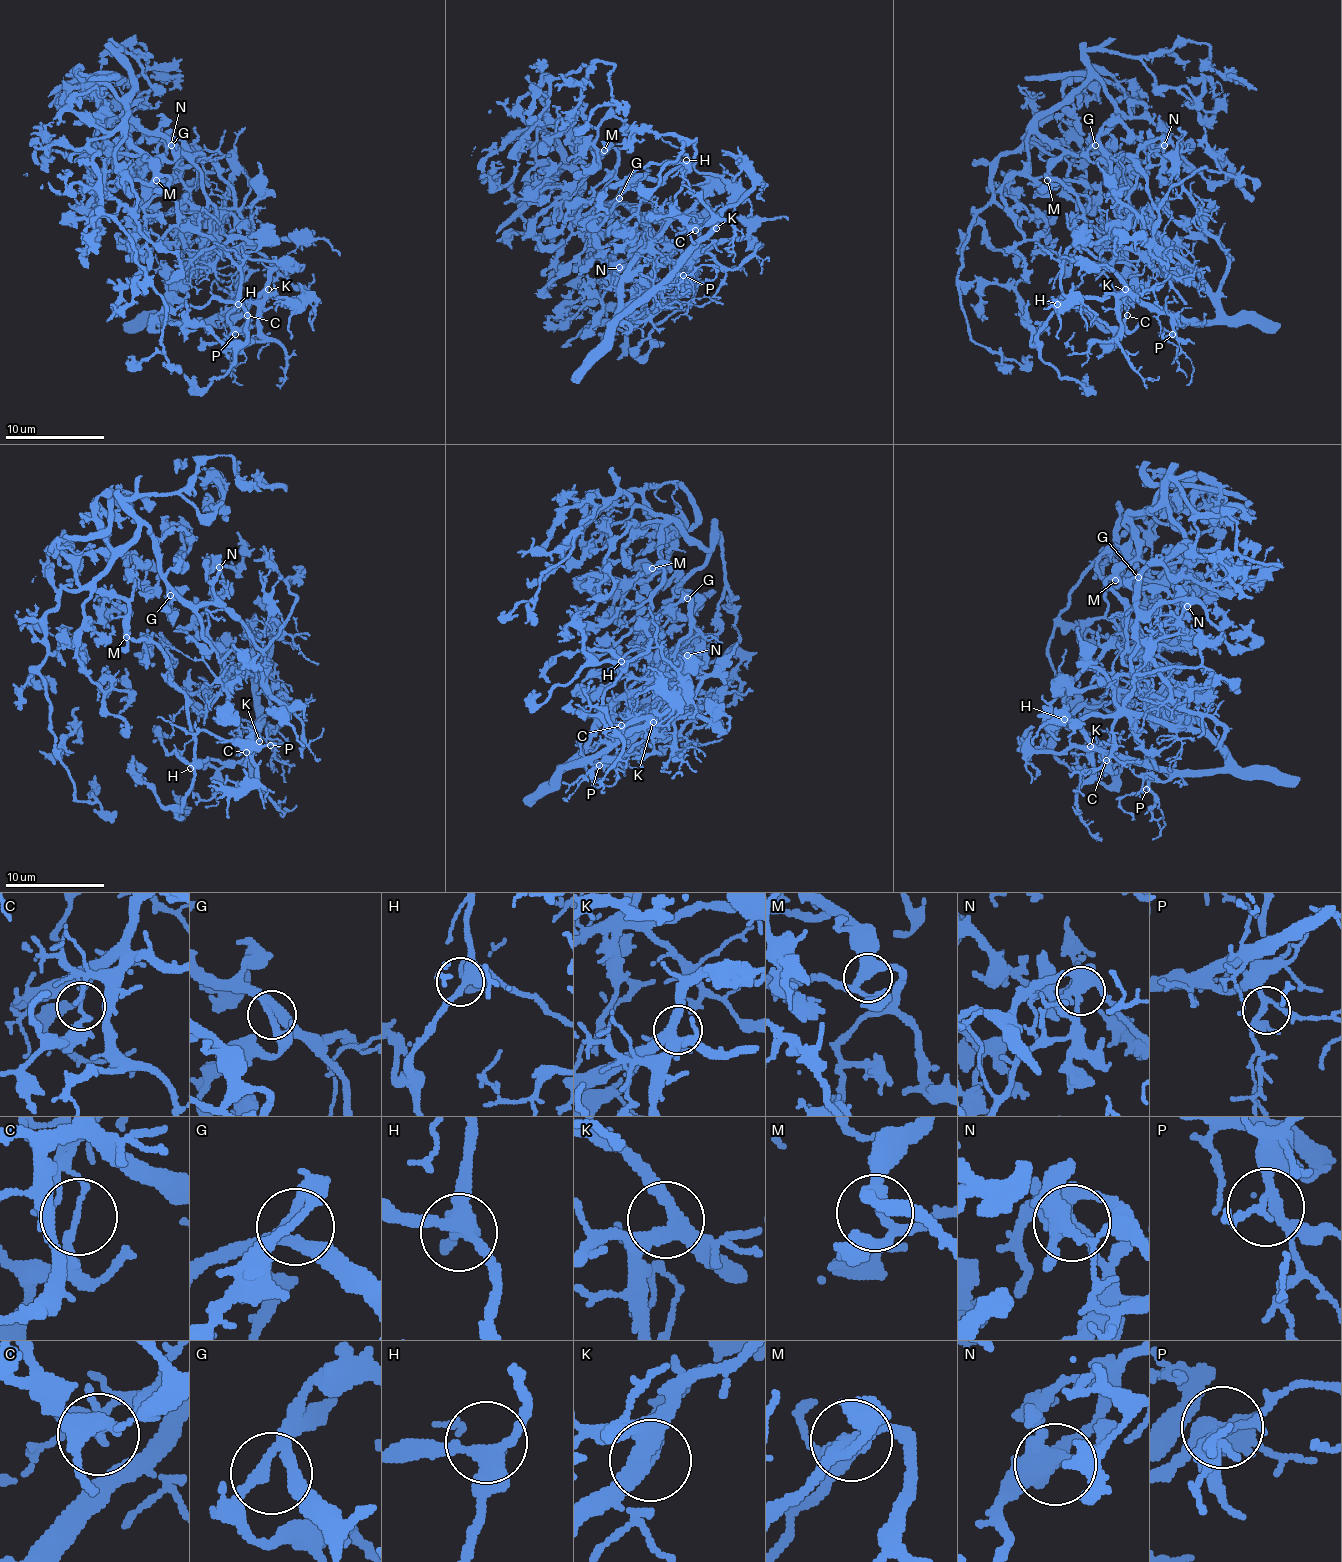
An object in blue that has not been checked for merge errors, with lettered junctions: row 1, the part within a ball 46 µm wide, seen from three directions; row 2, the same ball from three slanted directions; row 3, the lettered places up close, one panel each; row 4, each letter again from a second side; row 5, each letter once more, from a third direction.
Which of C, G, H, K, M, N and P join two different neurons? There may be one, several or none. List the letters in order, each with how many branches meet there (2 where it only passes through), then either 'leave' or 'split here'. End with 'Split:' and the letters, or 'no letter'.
C: branches 2; split here
G: branches 3; leave
H: branches 4; leave
K: branches 3; leave
M: branches 4; leave
N: branches 5; leave
P: branches 3; leave
Split: C

